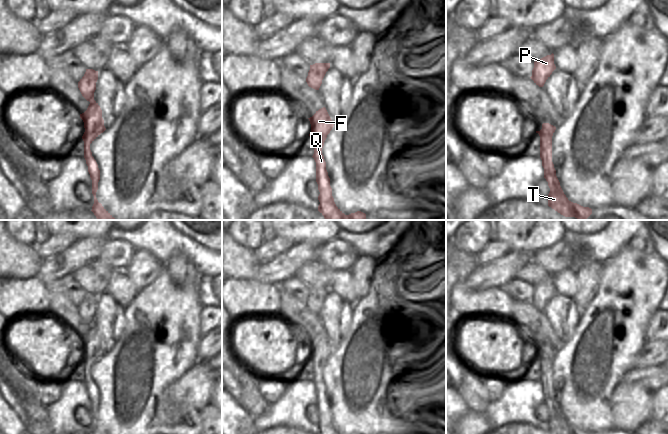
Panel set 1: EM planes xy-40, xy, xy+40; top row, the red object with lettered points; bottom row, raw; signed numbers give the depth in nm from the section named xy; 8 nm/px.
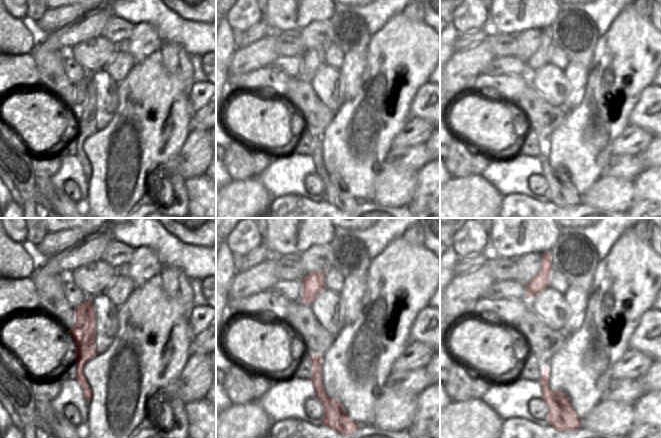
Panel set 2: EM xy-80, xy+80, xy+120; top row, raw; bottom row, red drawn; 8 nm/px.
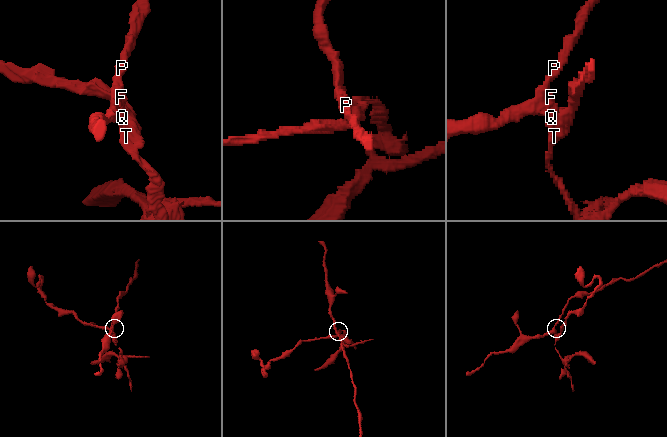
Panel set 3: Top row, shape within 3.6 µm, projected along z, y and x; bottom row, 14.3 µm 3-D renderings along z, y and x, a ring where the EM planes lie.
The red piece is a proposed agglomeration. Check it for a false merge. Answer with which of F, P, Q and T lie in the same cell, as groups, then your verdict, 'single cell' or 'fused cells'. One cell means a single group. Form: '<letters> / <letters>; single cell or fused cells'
F P / Q T; fused cells

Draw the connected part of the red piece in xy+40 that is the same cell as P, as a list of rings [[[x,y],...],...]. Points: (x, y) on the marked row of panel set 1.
[[[554,54],[547,55],[534,62],[532,76],[530,77],[536,85],[543,87],[546,80],[550,77],[552,72],[556,69],[554,64]]]

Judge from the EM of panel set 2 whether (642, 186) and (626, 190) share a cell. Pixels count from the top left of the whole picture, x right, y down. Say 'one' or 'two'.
two

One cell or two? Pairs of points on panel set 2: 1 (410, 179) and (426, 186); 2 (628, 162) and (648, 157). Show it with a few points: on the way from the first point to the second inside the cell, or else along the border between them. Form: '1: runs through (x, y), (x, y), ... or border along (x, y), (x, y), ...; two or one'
1: border along (418, 171), (418, 185), (408, 204); two
2: border along (639, 155), (644, 168); two

